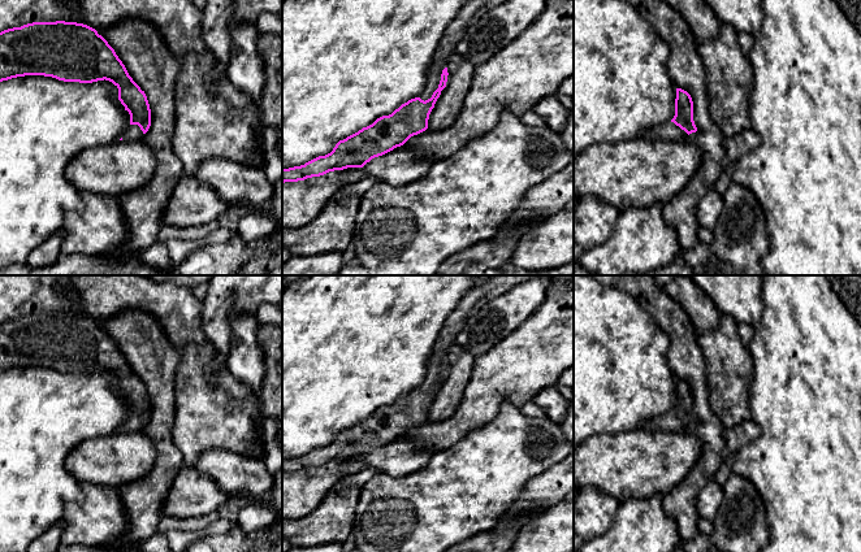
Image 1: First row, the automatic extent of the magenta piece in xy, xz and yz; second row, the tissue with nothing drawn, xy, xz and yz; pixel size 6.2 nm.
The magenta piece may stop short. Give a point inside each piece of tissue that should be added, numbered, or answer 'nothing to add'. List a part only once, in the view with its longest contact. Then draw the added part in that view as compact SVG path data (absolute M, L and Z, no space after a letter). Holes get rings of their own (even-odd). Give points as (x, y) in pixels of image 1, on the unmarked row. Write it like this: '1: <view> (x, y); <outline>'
1: xz (475, 299); M493 275L484 284L470 290L445 320L427 365L425 378L419 388L425 392L438 379L442 361L446 358L449 348L455 343L457 335L470 317L494 297L532 278L548 281L549 275Z

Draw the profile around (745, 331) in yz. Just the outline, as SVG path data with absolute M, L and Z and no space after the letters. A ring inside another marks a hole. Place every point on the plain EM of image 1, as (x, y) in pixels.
M737 323L737 331L743 340L743 344L748 347L748 344L754 336L753 326L747 323Z

